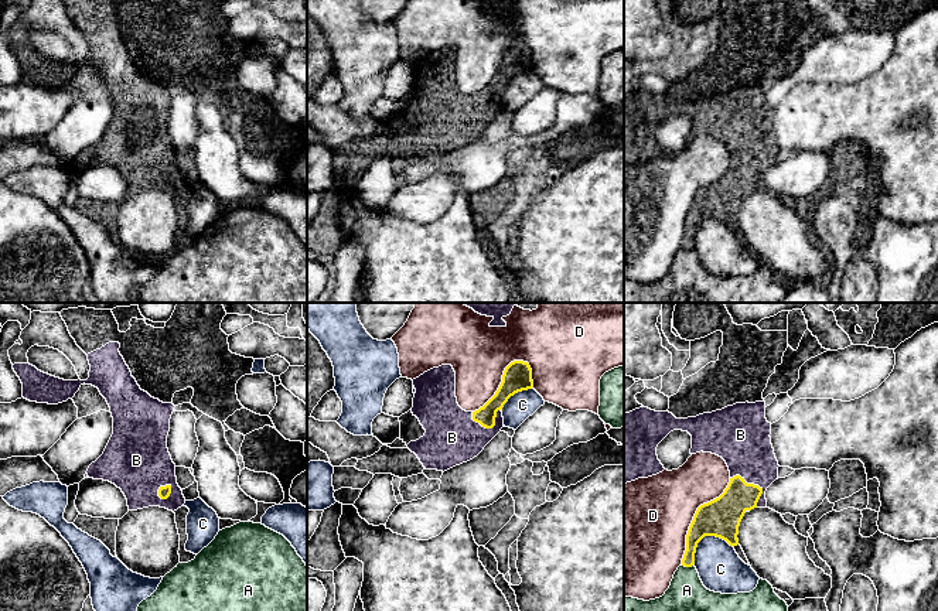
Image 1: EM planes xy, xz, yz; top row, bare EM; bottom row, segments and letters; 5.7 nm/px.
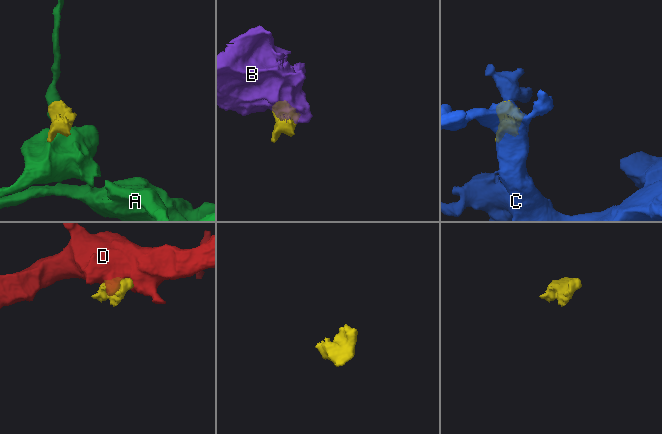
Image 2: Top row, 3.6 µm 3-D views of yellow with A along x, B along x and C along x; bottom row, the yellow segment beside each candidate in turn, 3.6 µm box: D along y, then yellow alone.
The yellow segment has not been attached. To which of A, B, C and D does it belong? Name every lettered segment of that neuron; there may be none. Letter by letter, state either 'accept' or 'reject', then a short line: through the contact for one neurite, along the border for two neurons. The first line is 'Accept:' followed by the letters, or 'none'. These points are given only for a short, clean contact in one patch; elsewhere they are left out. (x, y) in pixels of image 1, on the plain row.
Accept: B
A: reject; line yz (682, 248), (692, 249)
B: accept
C: reject
D: reject

